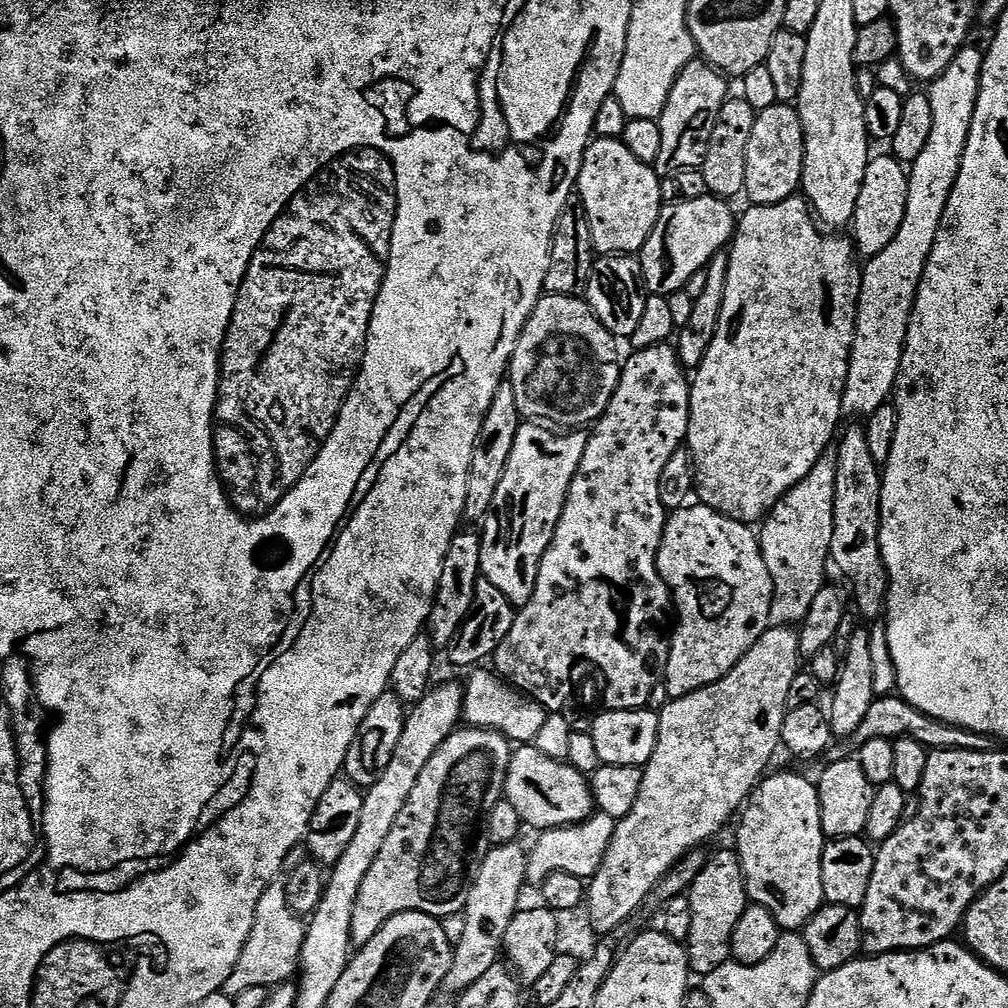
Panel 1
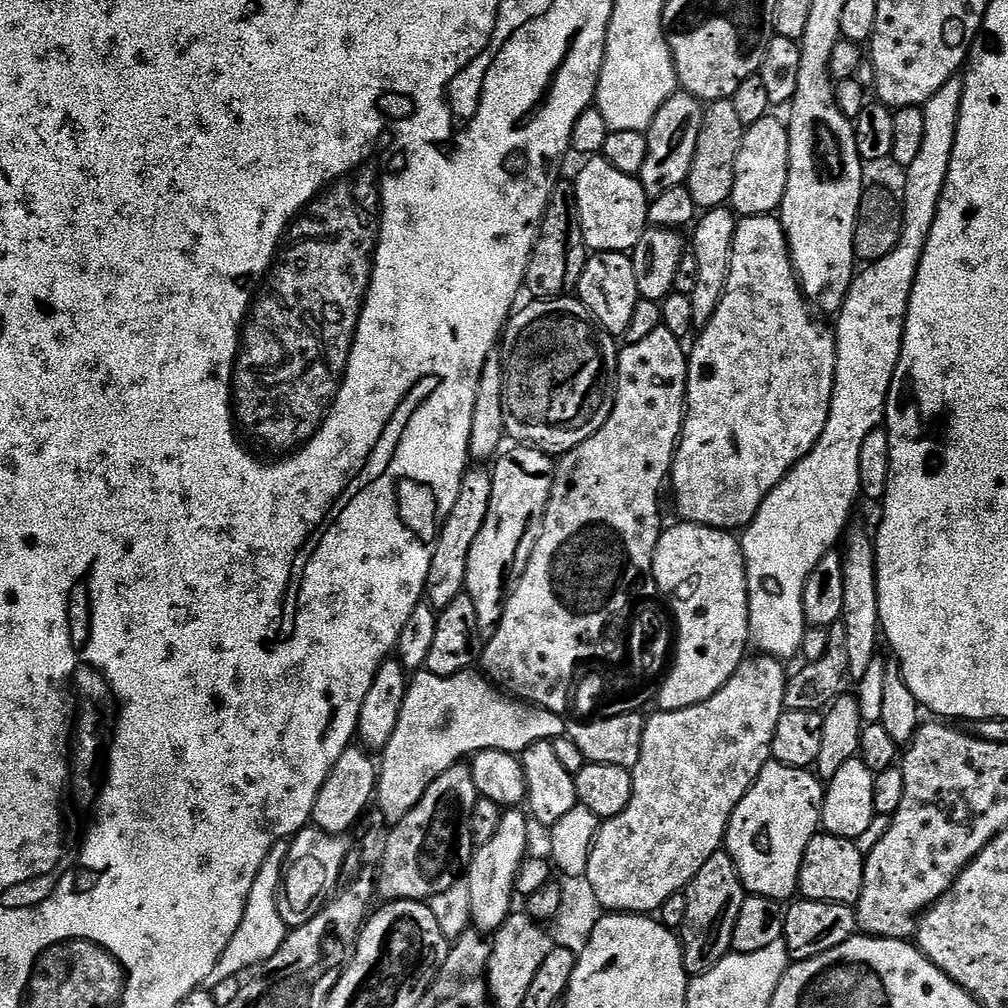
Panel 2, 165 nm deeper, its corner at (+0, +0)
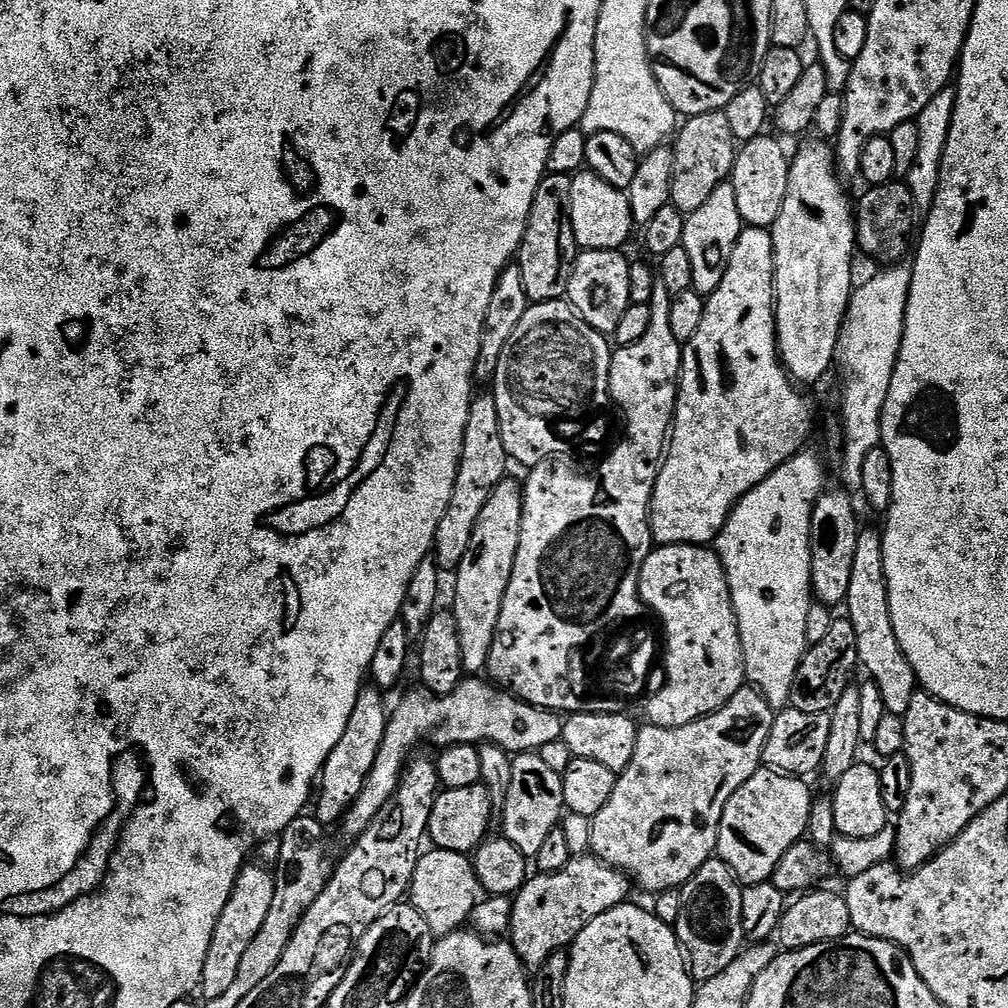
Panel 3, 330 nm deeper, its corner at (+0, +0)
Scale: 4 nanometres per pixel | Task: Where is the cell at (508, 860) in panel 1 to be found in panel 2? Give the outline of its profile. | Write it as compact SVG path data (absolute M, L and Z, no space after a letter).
M516 806L501 811L498 828L490 842L479 845L473 851L471 860L466 865L466 881L469 886L471 923L477 932L495 934L514 911L514 893L516 874L520 864L529 855L528 822L529 817L520 813Z

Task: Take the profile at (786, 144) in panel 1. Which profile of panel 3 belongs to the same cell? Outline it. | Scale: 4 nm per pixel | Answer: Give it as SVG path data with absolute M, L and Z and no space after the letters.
M761 134L747 141L736 153L736 165L732 167L730 182L734 186L734 195L738 198L738 214L749 228L771 229L772 223L778 218L782 210L782 202L786 198L788 185L789 153L784 153L784 148L775 140L775 135Z

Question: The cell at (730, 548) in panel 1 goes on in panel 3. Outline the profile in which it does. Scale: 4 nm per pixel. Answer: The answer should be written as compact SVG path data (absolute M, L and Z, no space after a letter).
M699 544L653 547L642 566L640 598L658 617L663 639L668 639L668 648L666 644L662 656L664 685L647 697L647 723L663 728L686 726L716 712L734 698L739 688L745 687L744 655L730 586L724 563L711 547Z

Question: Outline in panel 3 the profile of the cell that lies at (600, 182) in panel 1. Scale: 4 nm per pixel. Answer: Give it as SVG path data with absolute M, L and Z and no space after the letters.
M581 170L572 176L570 186L570 218L574 222L577 249L590 252L614 252L623 249L632 236L634 221L625 189L602 182L591 170Z

